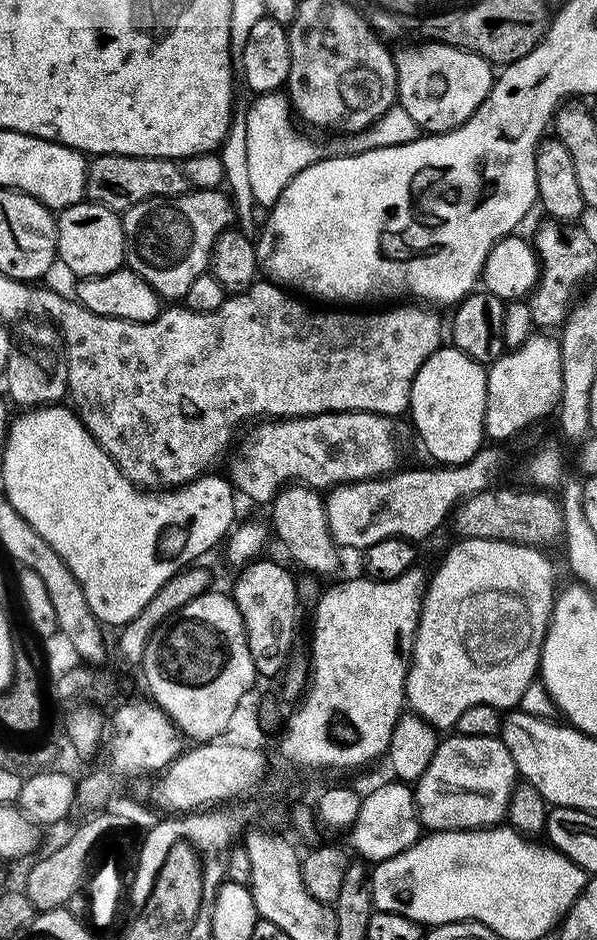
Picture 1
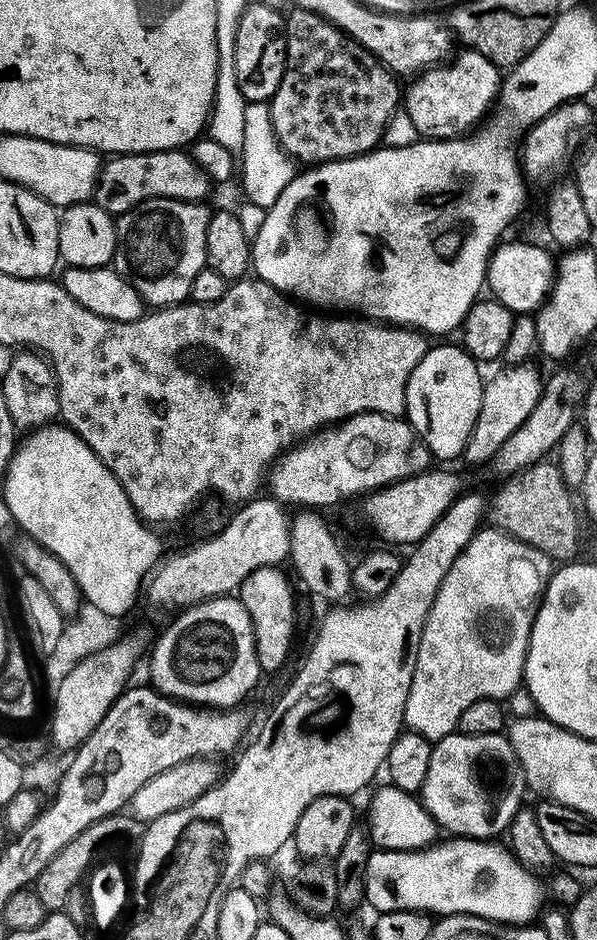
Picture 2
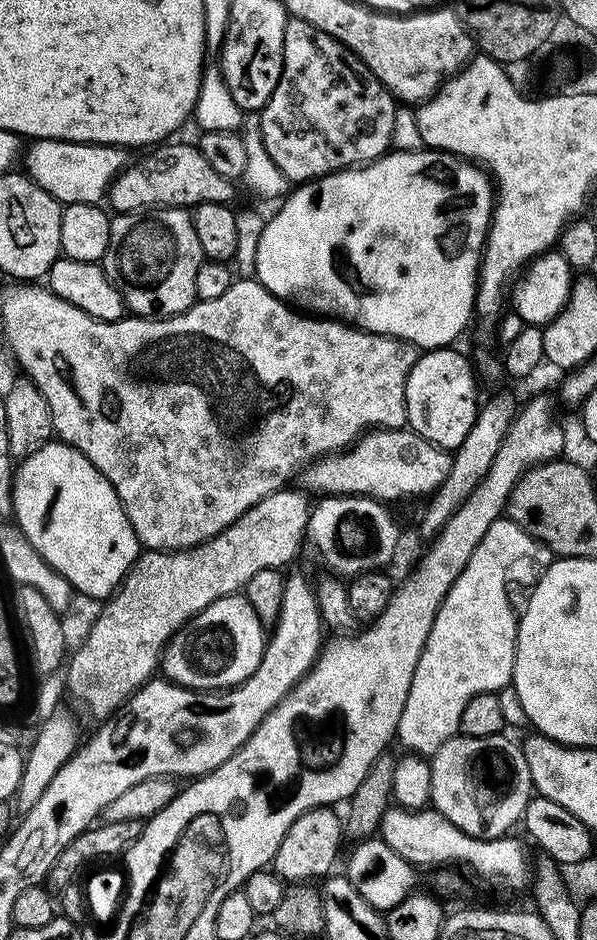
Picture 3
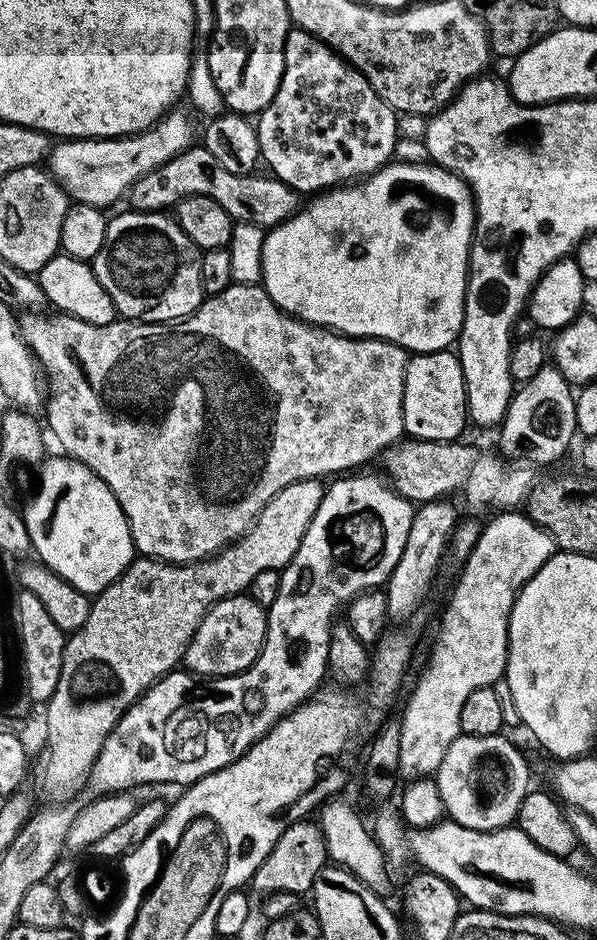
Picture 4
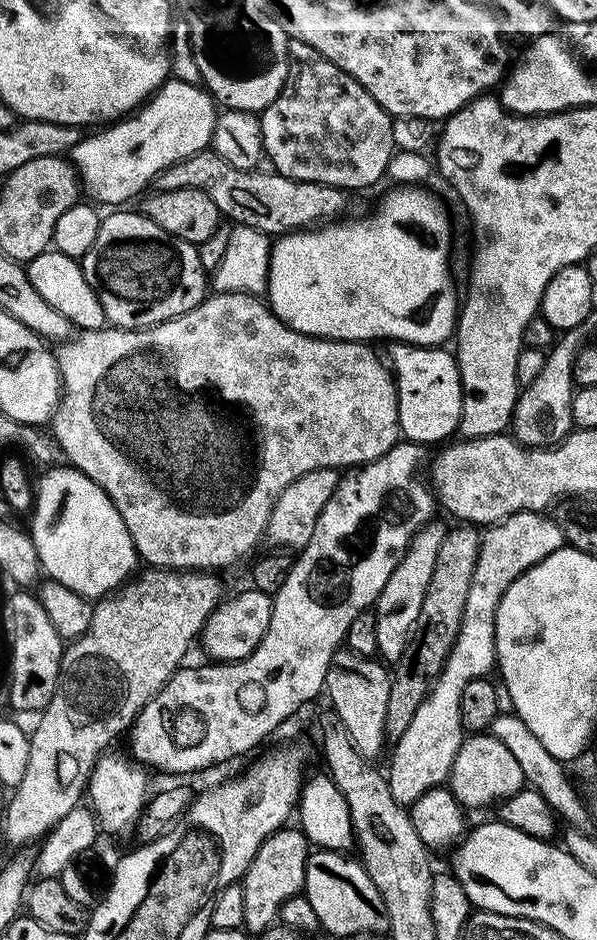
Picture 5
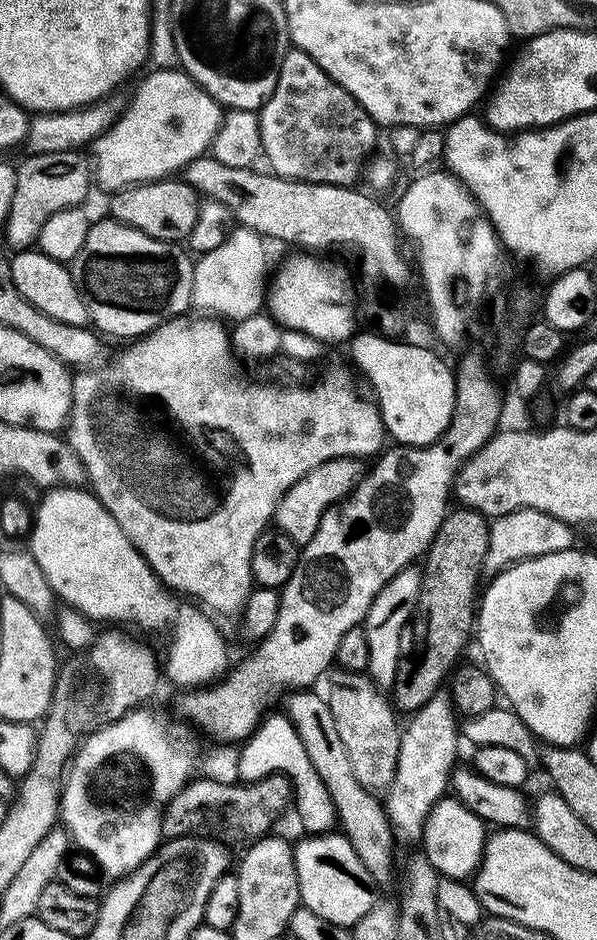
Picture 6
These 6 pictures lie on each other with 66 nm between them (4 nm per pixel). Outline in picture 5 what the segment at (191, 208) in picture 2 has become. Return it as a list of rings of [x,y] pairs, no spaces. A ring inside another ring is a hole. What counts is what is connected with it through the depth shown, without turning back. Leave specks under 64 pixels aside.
[[[128,210],[109,211],[112,213],[101,219],[94,246],[79,257],[82,274],[102,304],[105,321],[113,328],[152,328],[194,310],[194,306],[206,299],[206,270],[200,261],[199,247],[162,230],[162,226],[141,211],[124,211]]]

